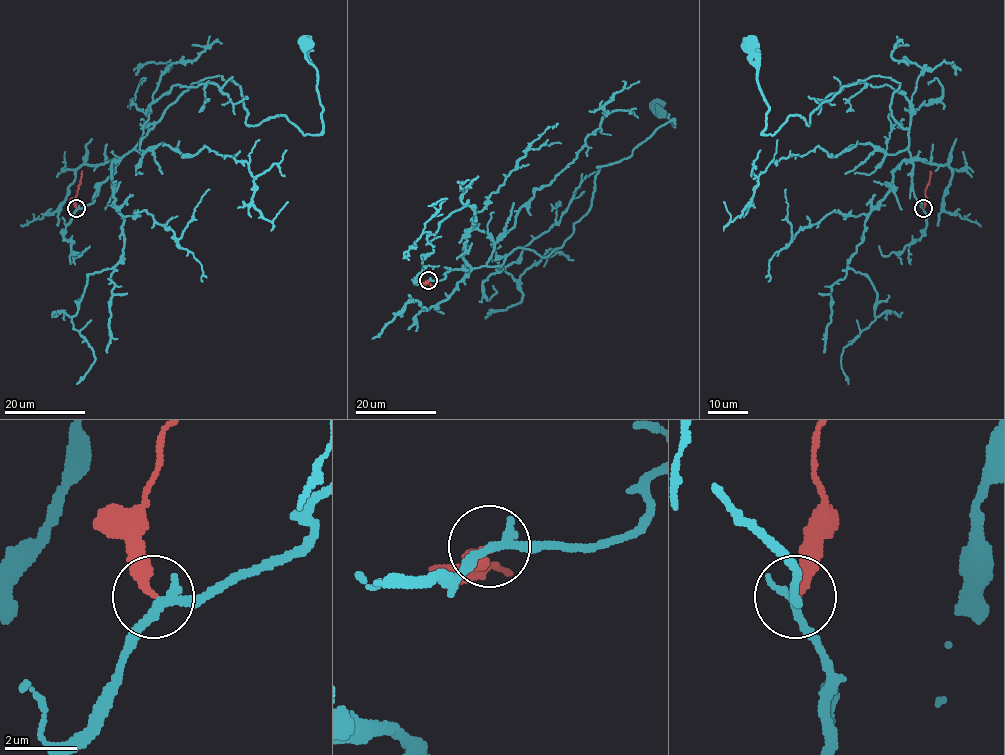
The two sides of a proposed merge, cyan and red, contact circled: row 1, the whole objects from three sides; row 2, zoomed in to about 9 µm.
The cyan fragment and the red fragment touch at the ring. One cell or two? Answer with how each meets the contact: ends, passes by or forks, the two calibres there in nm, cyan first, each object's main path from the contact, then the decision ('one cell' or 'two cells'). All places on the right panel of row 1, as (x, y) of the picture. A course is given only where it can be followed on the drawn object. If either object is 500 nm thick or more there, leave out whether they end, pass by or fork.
cyan forks there; red ends there; 190 nm thick on the cyan side, 300 nm on the other; cyan runs (923, 207), (890, 109), (900, 84), (859, 80), (807, 126), (790, 115), (763, 134), (750, 43); red runs (923, 207), (930, 171); one cell

